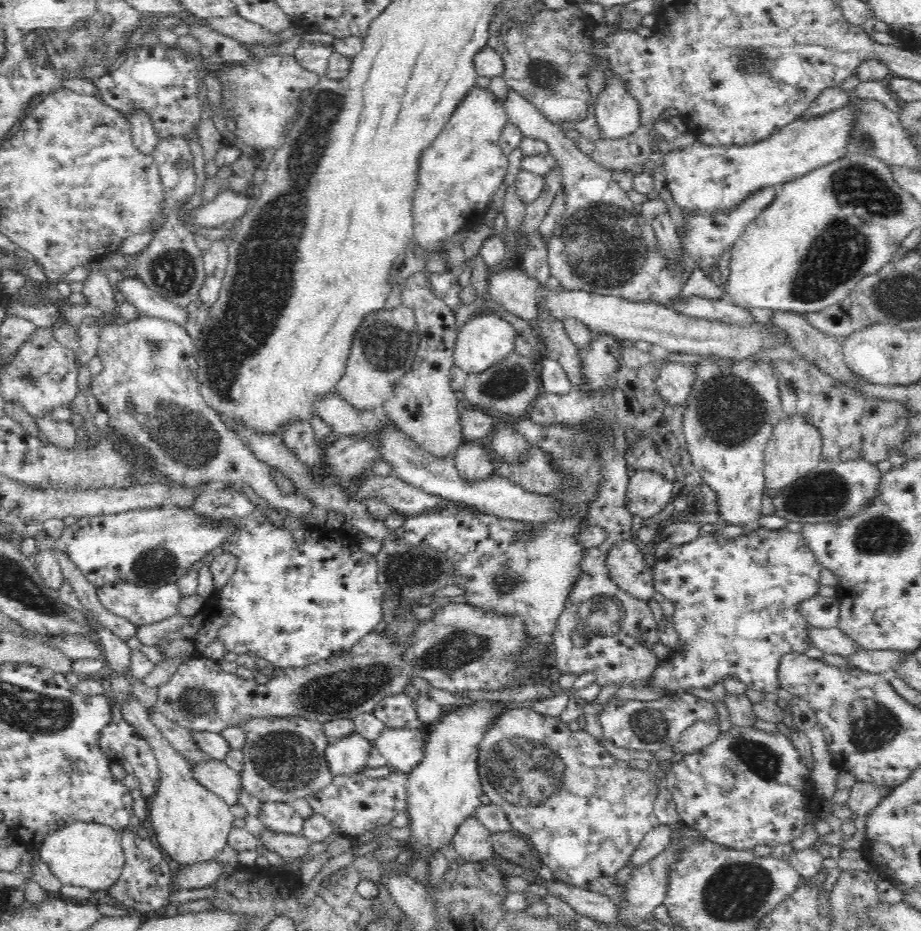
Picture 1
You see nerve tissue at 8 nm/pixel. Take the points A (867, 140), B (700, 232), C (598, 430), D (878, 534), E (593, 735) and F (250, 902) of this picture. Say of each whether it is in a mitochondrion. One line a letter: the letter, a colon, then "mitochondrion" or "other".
A: mitochondrion
B: other
C: other
D: mitochondrion
E: other
F: other

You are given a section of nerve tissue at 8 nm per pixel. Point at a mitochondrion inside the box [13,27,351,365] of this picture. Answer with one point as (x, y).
(173, 270)

